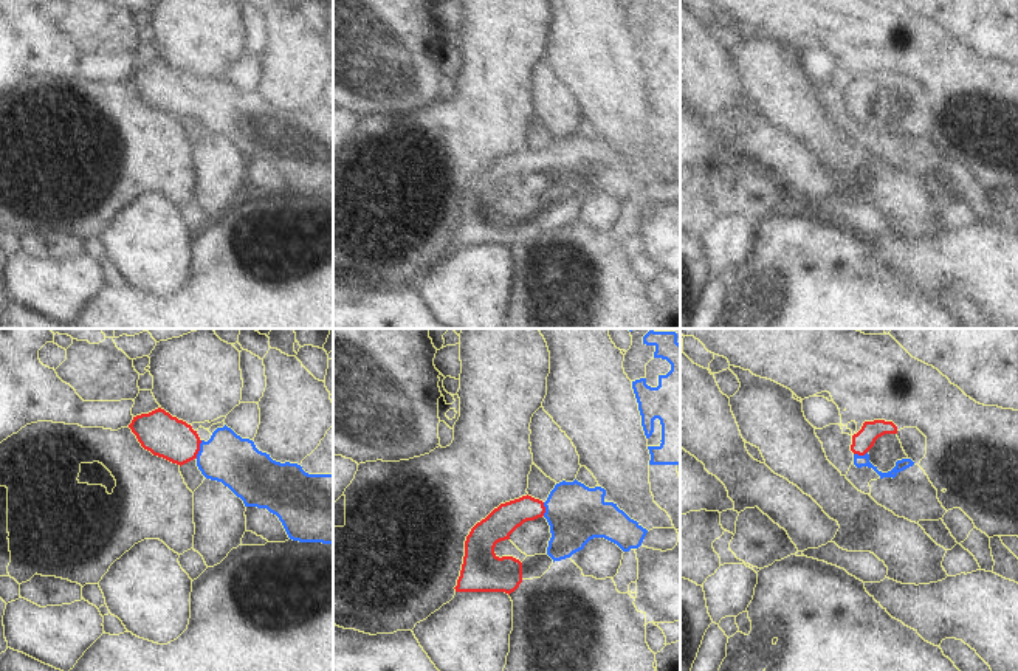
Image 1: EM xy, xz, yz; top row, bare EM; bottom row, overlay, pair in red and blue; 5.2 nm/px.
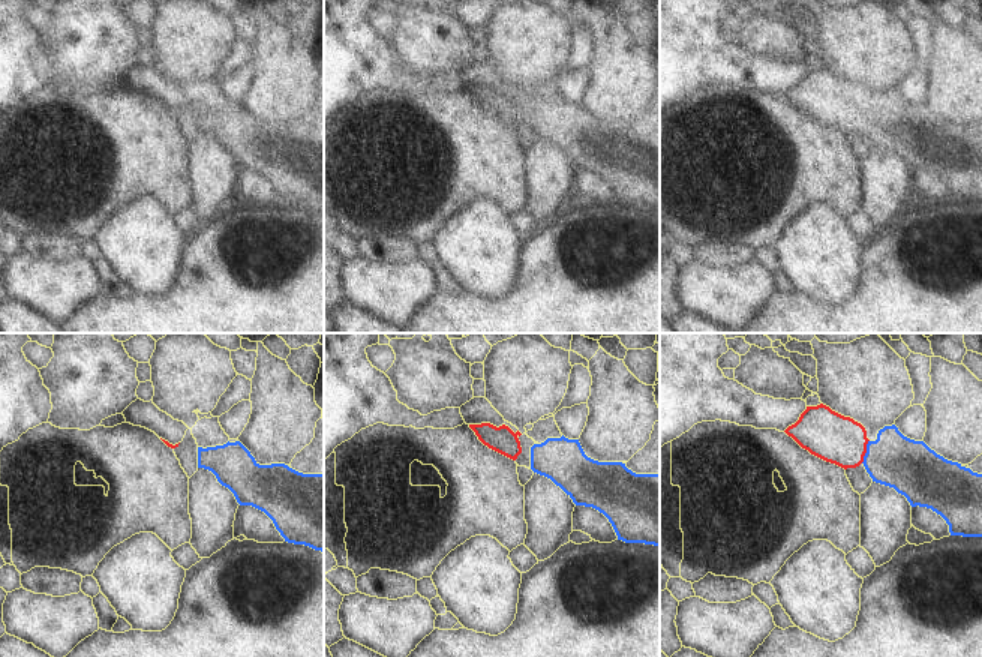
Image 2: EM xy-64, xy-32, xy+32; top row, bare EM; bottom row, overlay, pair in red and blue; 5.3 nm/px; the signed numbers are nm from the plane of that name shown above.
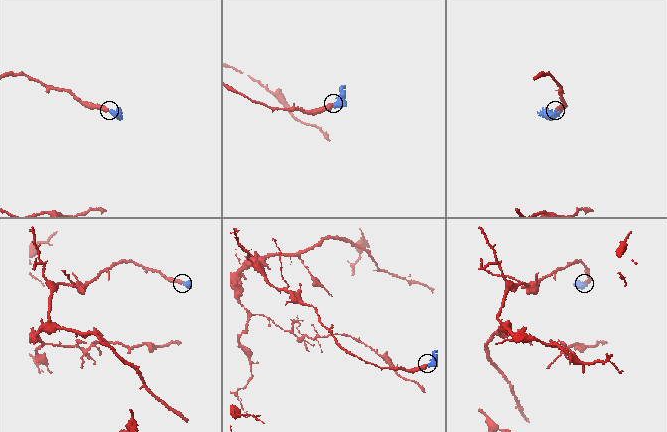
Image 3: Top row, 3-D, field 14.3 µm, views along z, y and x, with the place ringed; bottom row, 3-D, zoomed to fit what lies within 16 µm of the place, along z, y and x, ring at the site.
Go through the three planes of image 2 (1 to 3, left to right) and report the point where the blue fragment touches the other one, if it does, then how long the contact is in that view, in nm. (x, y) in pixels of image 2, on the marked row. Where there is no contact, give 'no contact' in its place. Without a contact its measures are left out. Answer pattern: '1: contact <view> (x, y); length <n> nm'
1: no contact
2: no contact
3: contact xy+32 (865, 452); length 130 nm

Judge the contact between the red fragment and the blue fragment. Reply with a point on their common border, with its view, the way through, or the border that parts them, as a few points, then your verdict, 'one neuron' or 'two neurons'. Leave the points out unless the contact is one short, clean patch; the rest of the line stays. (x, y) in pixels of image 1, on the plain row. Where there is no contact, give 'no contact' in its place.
xy (199, 103) | across xy (165, 89), (199, 103), (214, 110), (226, 110) | one neuron

